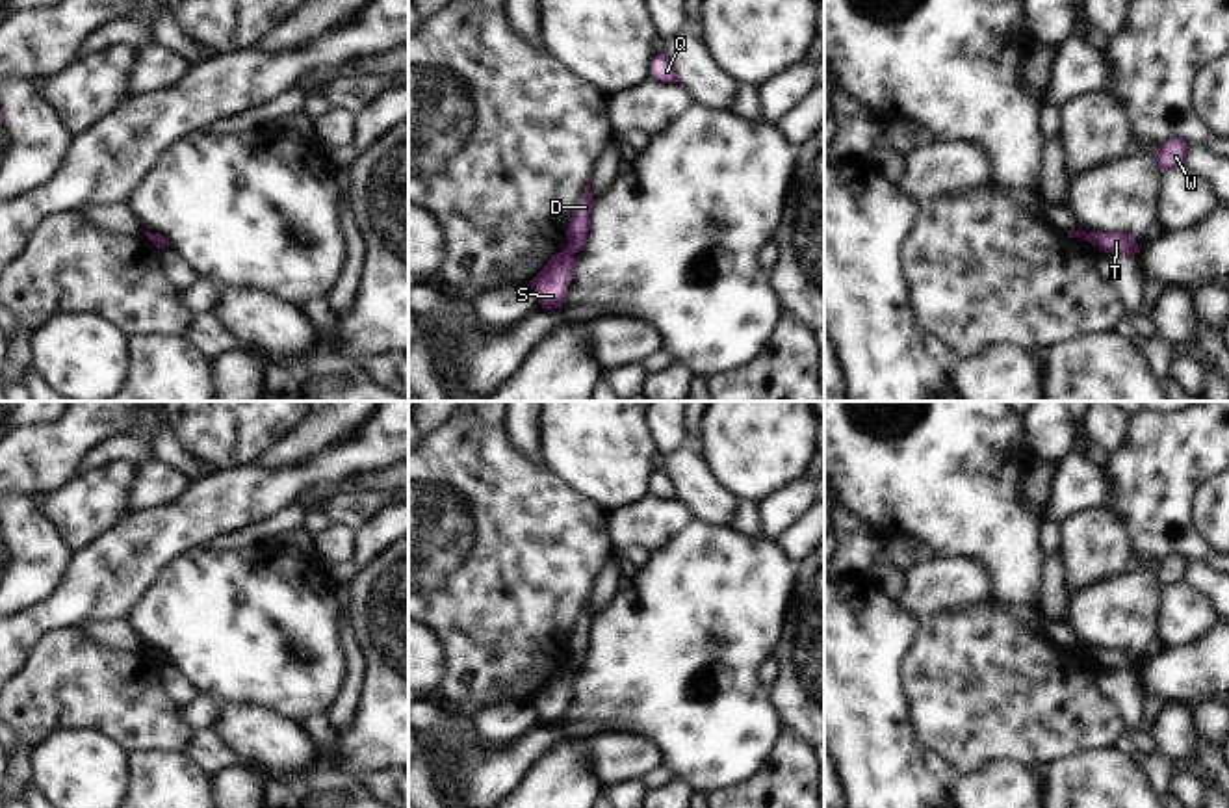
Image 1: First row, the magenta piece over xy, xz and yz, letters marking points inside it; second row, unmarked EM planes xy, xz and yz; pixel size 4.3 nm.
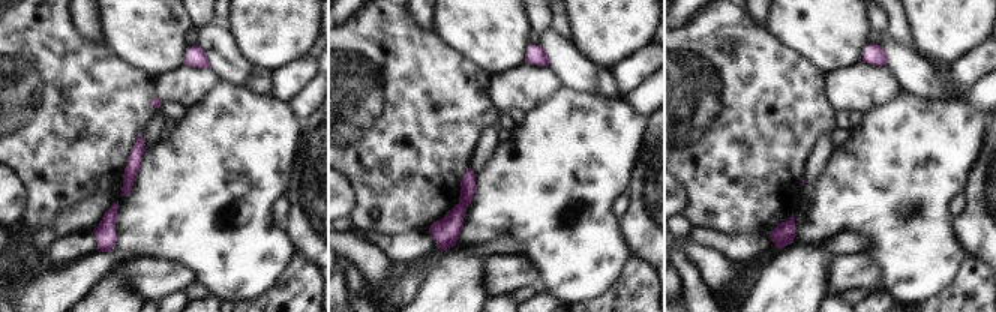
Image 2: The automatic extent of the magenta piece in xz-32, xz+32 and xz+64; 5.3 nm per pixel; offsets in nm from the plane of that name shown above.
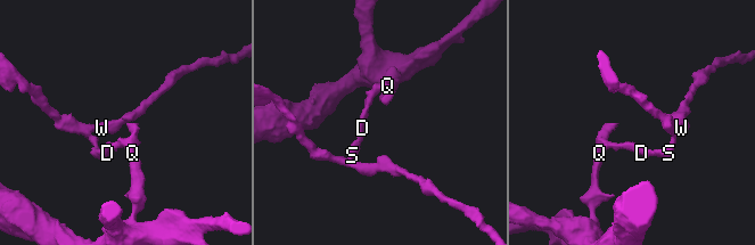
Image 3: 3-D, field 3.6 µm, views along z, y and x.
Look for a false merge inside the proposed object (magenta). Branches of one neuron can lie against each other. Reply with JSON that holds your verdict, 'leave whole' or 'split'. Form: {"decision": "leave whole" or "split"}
{"decision": "split"}

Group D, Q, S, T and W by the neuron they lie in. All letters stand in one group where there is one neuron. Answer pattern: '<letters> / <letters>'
D Q / S T W

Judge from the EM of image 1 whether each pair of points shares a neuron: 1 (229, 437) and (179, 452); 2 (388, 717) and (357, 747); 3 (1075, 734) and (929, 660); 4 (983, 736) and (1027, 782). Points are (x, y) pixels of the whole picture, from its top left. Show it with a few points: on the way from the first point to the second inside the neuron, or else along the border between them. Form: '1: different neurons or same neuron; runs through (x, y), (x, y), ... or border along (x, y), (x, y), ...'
1: different neurons; border along (169, 422), (181, 443), (199, 461)
2: same neuron; runs through (381, 725), (364, 742)
3: same neuron; runs through (1038, 704), (1012, 691), (983, 688), (966, 677)
4: different neurons; border along (1040, 766), (992, 760), (981, 769), (964, 775)

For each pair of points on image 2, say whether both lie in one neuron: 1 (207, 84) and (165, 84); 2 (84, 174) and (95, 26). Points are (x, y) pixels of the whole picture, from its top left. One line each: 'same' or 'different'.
1: same
2: different

